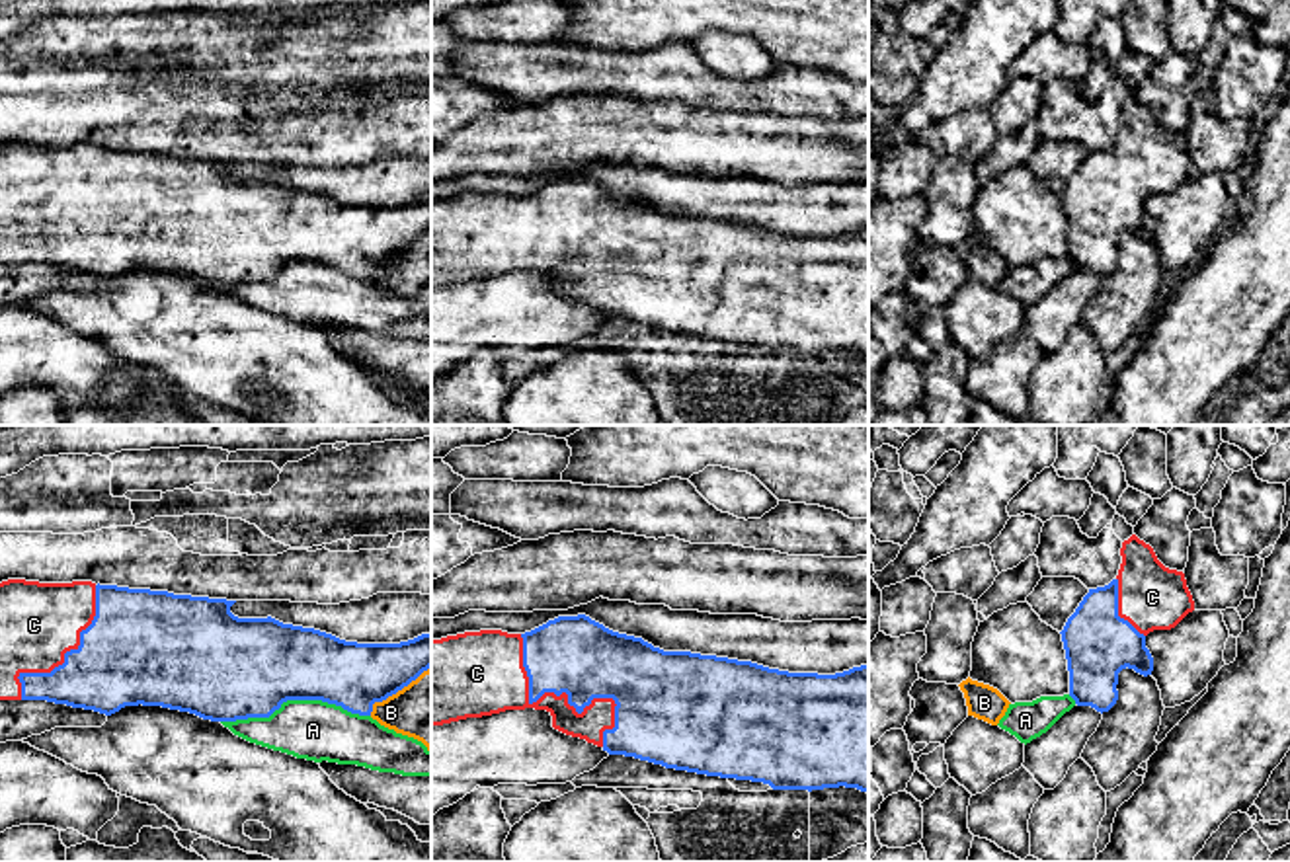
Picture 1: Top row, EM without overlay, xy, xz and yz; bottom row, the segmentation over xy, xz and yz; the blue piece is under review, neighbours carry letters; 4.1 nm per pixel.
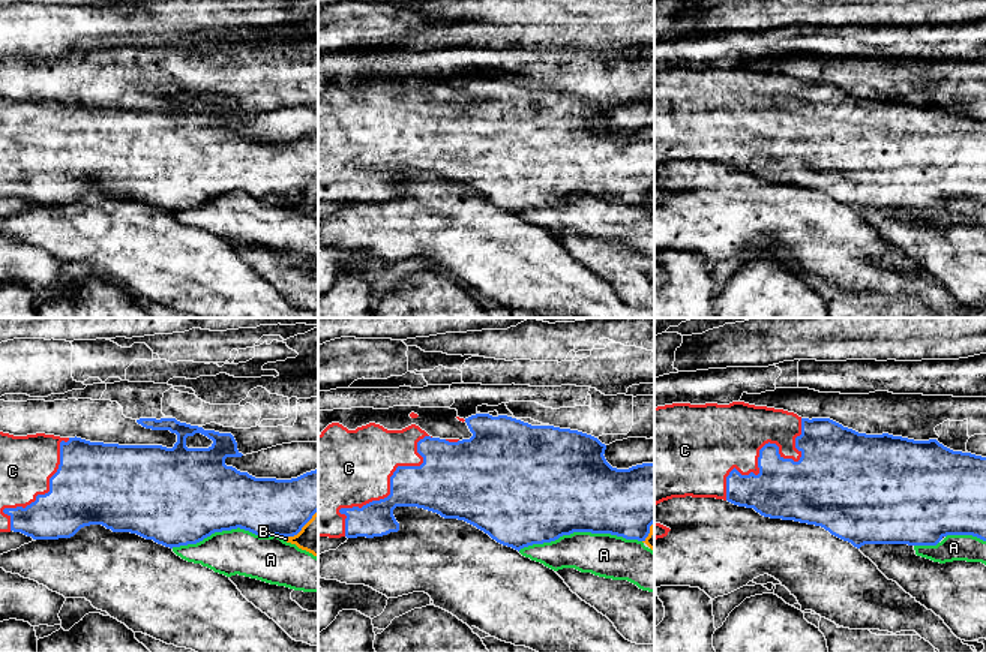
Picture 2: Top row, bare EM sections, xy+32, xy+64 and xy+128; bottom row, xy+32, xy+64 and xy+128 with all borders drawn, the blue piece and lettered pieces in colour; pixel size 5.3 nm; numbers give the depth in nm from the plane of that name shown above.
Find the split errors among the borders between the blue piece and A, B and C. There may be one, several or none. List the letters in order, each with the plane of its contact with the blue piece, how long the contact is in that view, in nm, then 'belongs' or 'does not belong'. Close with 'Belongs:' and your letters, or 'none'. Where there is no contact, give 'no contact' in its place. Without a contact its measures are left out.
A: xy | 600 nm | does not belong
B: xy | 320 nm | does not belong
C: xz | 600 nm | belongs
Belongs: C

